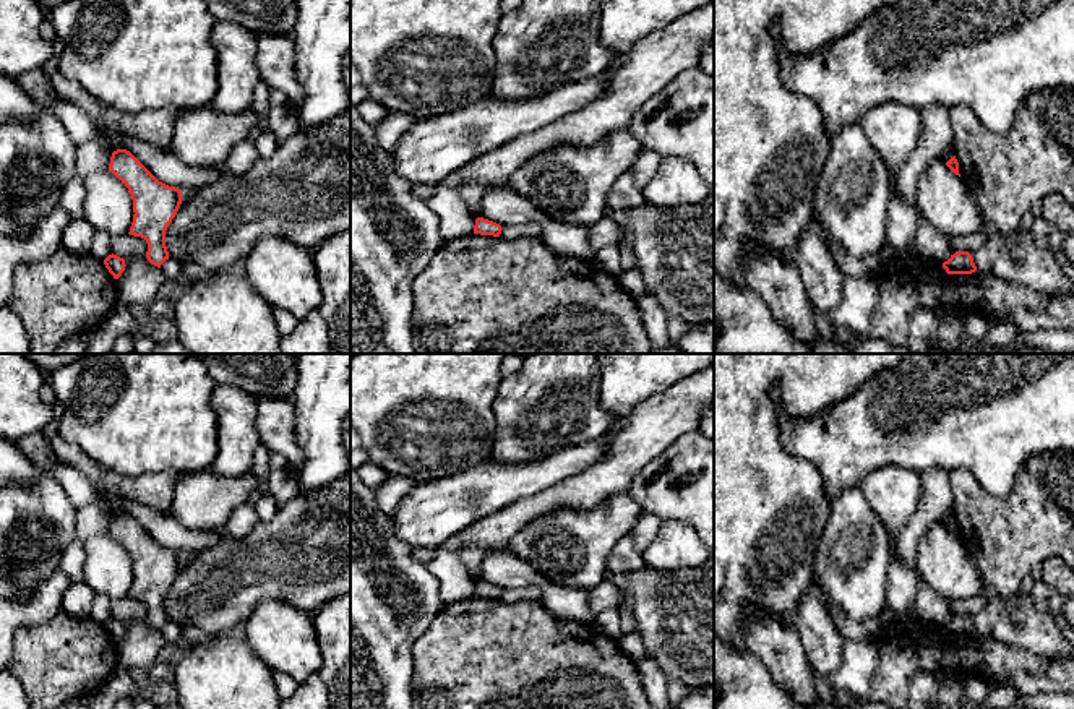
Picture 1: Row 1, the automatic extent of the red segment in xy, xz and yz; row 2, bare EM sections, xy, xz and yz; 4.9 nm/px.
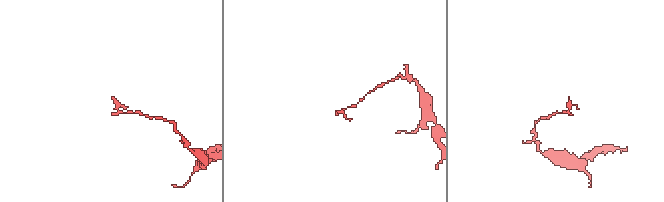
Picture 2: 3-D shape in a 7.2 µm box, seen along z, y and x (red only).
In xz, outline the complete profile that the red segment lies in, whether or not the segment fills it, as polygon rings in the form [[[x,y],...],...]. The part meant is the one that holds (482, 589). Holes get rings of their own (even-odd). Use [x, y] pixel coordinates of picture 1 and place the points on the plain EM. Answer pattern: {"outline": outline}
{"outline": [[[477,581],[474,597],[500,600],[501,589],[483,581]]]}

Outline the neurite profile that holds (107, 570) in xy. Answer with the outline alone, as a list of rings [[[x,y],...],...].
[[[109,532],[84,544],[83,582],[110,600],[127,599],[133,586],[133,563],[125,547]]]

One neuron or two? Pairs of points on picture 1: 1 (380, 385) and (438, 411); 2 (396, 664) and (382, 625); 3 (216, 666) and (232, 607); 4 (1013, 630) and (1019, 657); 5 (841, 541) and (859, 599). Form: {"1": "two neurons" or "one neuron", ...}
{"1": "one neuron", "2": "one neuron", "3": "two neurons", "4": "two neurons", "5": "one neuron"}

